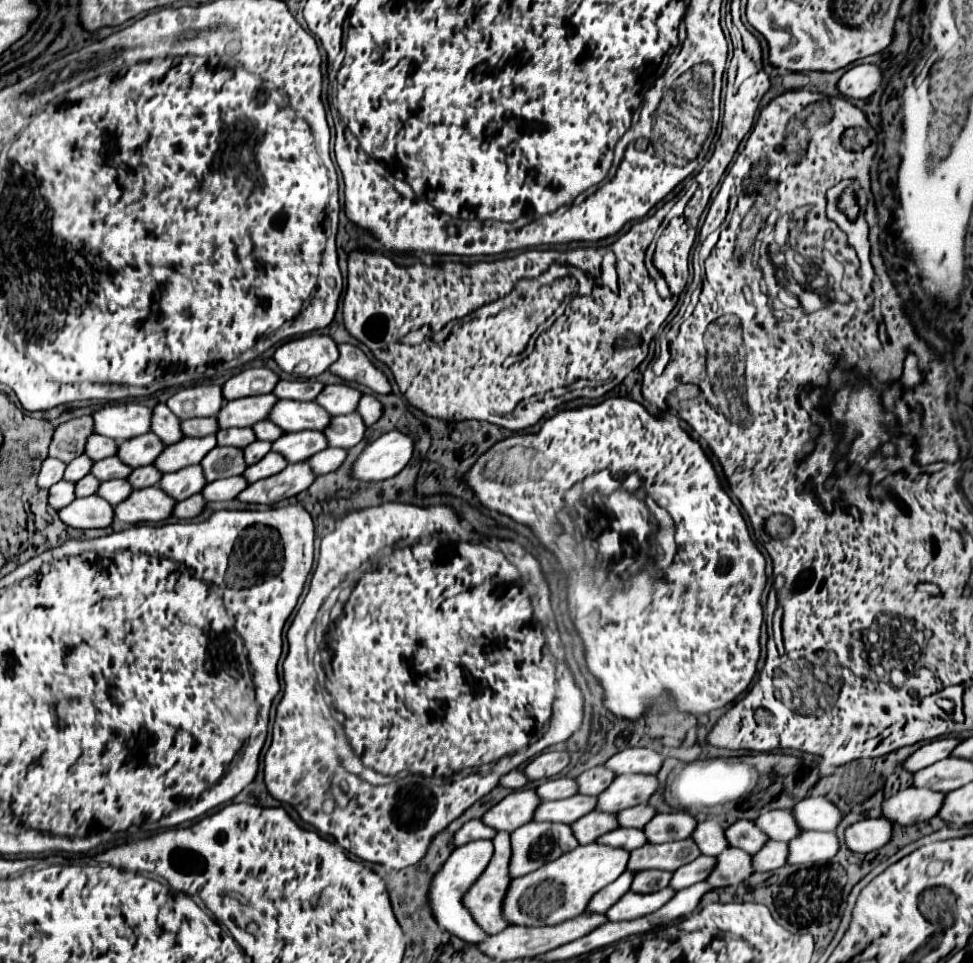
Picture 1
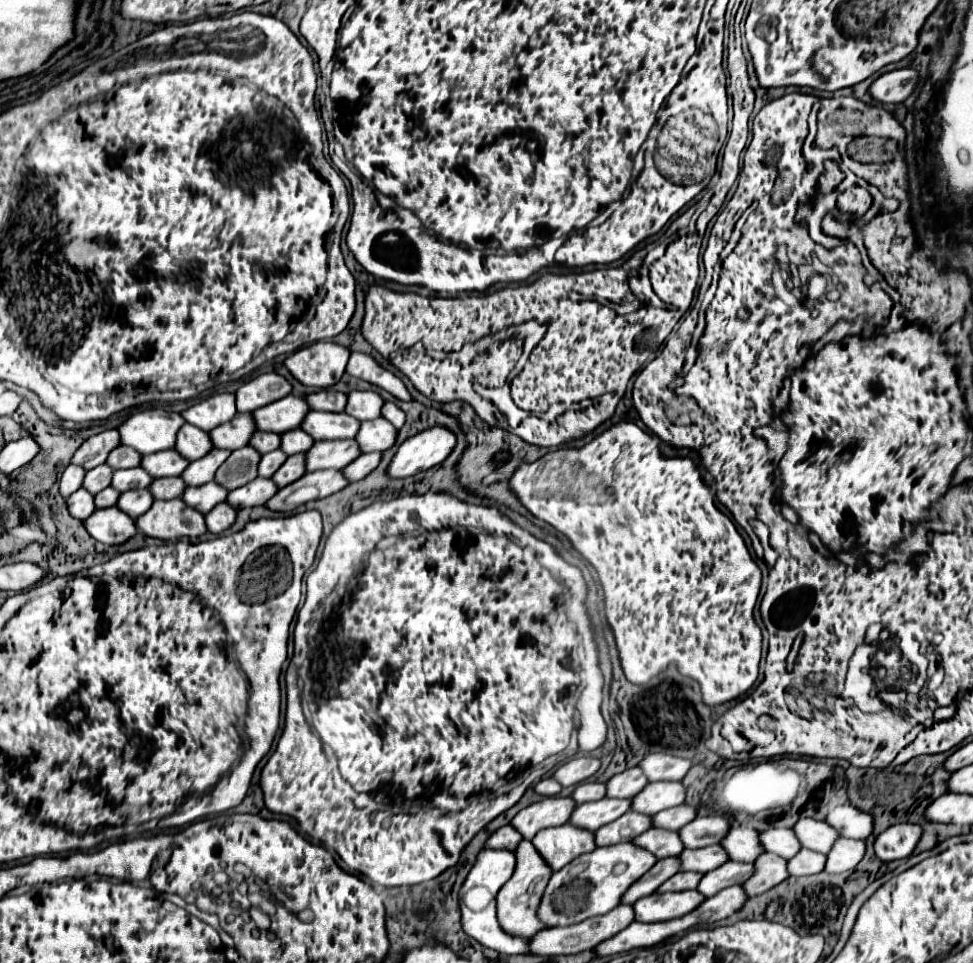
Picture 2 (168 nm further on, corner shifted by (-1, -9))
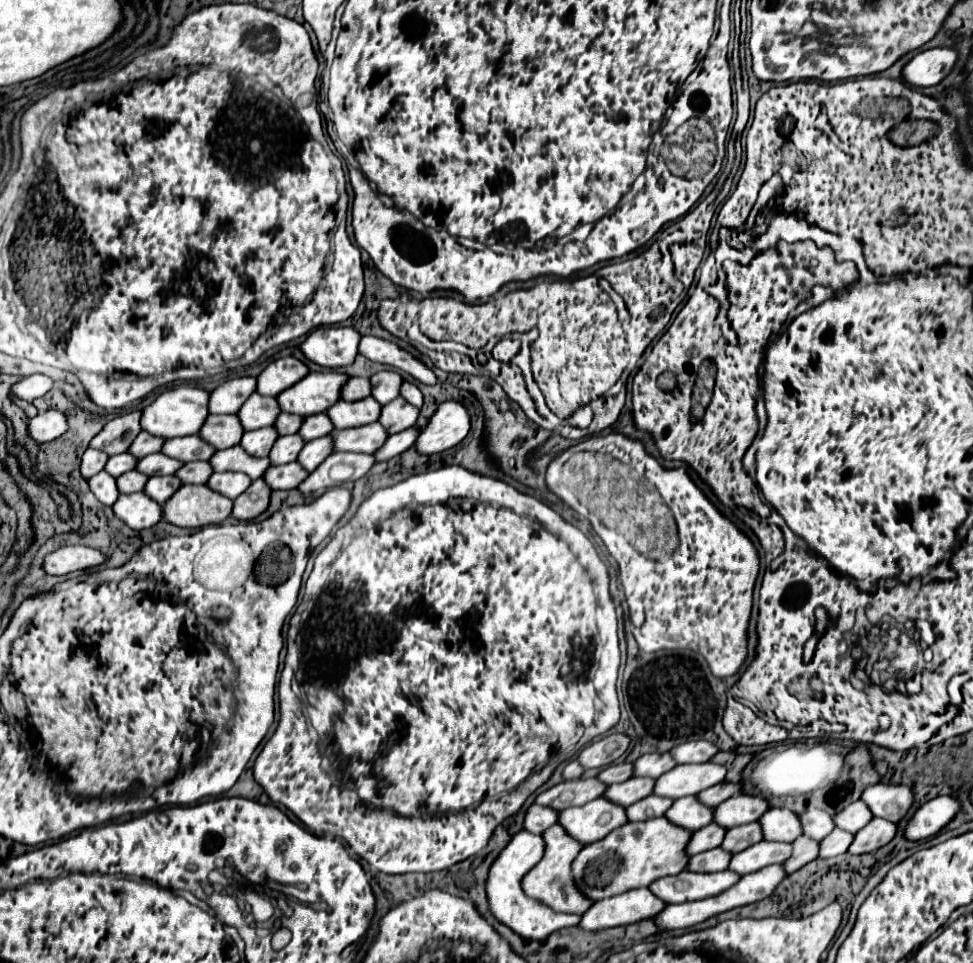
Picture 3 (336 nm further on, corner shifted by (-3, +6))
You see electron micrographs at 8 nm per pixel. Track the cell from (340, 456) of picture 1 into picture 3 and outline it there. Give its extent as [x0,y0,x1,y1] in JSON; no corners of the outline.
[375,426,421,462]

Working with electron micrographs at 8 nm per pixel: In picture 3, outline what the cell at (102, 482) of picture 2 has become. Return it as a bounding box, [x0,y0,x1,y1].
[105,452,139,478]

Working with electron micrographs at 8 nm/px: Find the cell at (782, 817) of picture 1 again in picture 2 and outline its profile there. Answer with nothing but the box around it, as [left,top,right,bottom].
[793,817,839,853]

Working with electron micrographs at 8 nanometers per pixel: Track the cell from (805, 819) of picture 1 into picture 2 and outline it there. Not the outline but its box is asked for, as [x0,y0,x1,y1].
[825,805,873,839]

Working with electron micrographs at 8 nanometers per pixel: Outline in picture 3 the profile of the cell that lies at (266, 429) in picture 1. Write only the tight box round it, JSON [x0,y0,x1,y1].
[299,412,335,442]

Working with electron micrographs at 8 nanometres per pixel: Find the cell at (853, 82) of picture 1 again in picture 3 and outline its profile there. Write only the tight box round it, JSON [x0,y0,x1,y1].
[903,48,957,86]

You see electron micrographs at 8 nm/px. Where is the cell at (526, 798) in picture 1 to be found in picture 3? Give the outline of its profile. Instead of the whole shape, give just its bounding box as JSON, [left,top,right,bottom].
[537,778,607,810]

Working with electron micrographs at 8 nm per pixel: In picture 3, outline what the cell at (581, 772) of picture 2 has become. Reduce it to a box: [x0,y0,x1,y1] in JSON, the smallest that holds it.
[577,734,631,768]

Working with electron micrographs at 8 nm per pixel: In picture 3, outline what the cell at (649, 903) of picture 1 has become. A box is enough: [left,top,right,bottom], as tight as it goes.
[649,870,741,904]

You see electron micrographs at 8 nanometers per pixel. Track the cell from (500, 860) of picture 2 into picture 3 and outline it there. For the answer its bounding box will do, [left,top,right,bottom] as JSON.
[487,830,581,940]

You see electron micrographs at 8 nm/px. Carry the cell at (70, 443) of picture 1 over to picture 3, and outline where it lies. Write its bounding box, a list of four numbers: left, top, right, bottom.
[91,410,141,456]

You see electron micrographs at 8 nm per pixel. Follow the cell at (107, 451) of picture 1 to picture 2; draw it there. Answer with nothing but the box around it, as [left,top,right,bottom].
[105,447,141,469]

